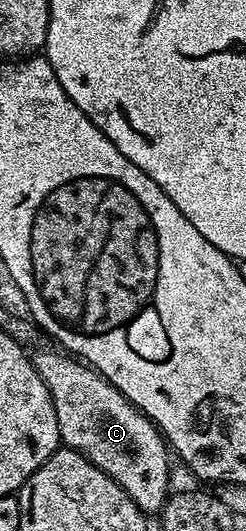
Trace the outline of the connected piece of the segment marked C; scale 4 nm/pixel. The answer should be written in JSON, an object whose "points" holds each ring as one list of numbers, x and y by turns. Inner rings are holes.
{"points":[[33,351,31,358,39,377,47,385,53,398,56,420,62,444,80,452,97,468,103,469,146,514,156,514,169,495,169,459,165,456,167,444,160,431,149,422,147,416,123,397,118,387,109,383,104,376,84,362,68,354,56,355,53,351]]}

